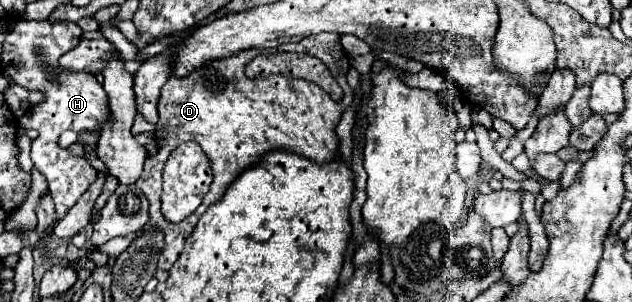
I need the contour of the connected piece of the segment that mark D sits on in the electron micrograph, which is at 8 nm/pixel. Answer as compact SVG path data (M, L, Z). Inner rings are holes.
M324 33L324 35L310 35L308 39L302 39L294 43L294 47L284 47L282 51L308 51L310 55L326 61L328 67L342 67L342 89L344 97L342 101L334 101L322 87L308 79L298 79L298 85L288 79L286 89L276 89L270 83L276 83L274 79L280 75L272 75L268 79L248 79L244 75L246 65L246 51L240 51L236 55L230 55L228 59L216 59L216 63L208 63L208 67L200 67L200 71L192 71L192 75L184 75L184 79L176 79L176 75L170 75L170 79L162 87L162 95L158 101L158 113L160 119L156 123L156 143L158 153L154 157L148 157L145 161L142 177L136 181L136 185L144 191L144 195L150 201L150 221L148 225L158 225L166 235L166 245L158 259L158 269L170 269L178 255L182 253L184 241L194 231L198 219L206 211L208 205L212 205L216 199L224 195L228 185L252 163L260 159L262 153L270 149L288 149L292 153L300 153L308 159L314 159L318 163L332 161L338 151L338 137L334 133L344 109L350 105L352 97L348 93L352 91L346 83L346 71L350 67L350 57L346 63L346 51L340 43L340 35ZM186 139L192 139L202 145L204 153L212 161L214 181L210 185L210 191L206 193L202 205L194 211L194 215L186 217L180 223L162 223L162 211L160 211L160 193L162 193L162 167L168 159L170 151L176 147L176 143L182 143Z

